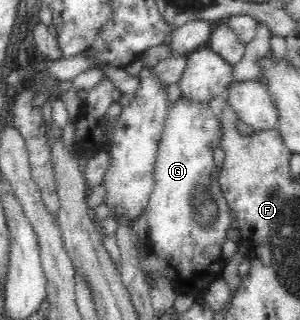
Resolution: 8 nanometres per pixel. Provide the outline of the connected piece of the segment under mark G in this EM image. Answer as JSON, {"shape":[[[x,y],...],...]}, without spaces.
{"shape":[[[181,95],[168,108],[164,129],[157,149],[157,159],[153,178],[154,189],[149,195],[149,202],[144,207],[148,222],[146,245],[148,255],[141,259],[145,277],[163,275],[171,281],[175,291],[197,294],[204,292],[222,274],[225,258],[222,256],[222,244],[226,241],[226,230],[230,228],[230,206],[224,199],[219,173],[214,164],[213,151],[220,141],[218,119],[210,109],[210,104]]]}

